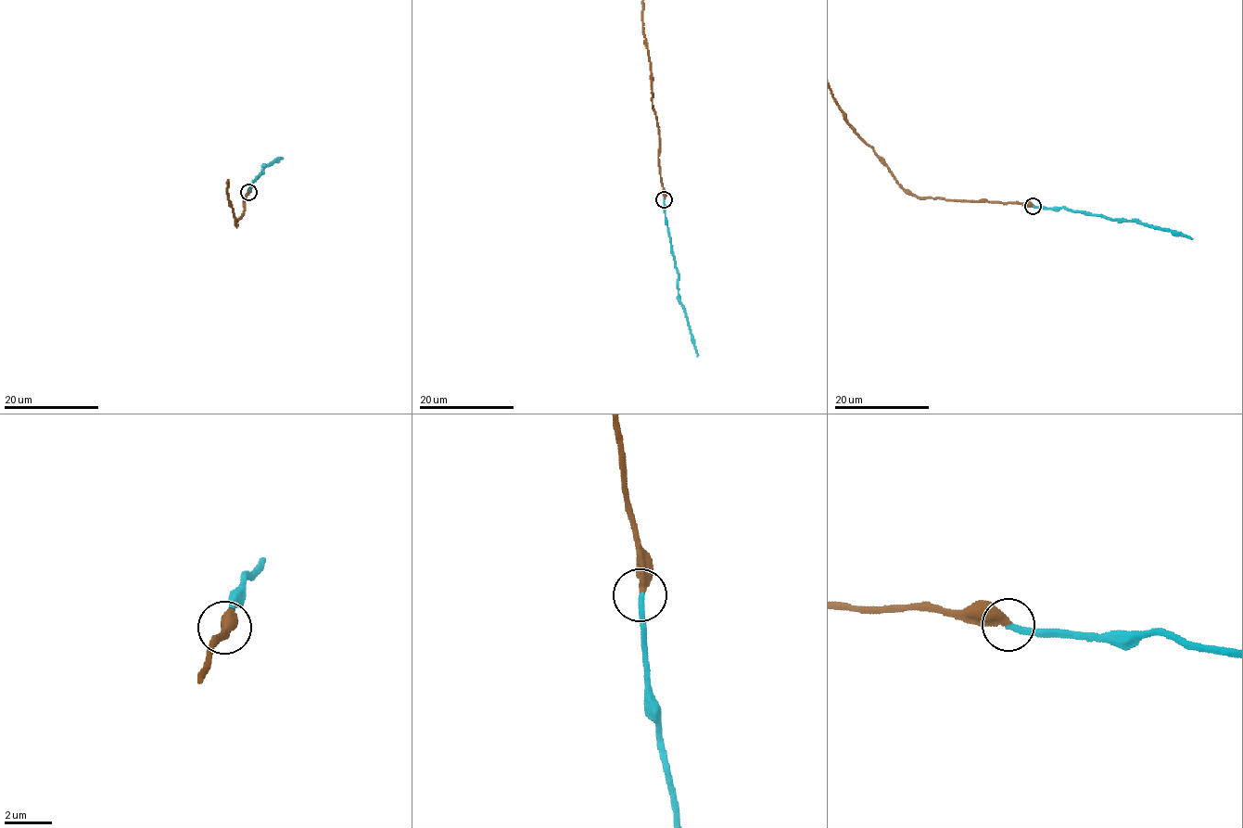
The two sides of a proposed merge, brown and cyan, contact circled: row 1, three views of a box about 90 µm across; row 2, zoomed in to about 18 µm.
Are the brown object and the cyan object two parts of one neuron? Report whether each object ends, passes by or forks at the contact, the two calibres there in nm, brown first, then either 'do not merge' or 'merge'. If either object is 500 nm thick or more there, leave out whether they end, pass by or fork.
brown ends | cyan ends | 400/260 nm | merge

